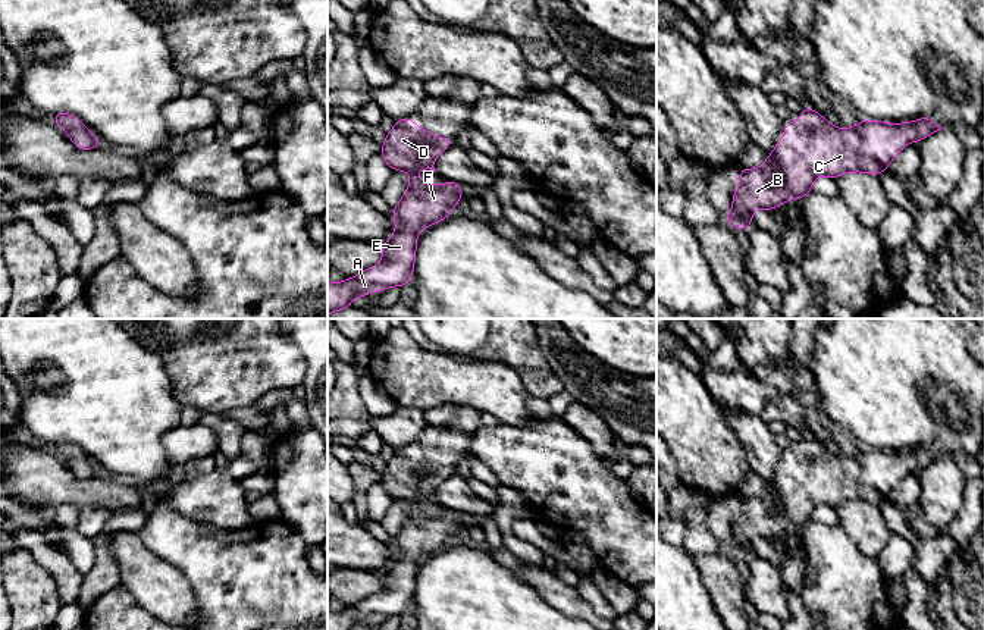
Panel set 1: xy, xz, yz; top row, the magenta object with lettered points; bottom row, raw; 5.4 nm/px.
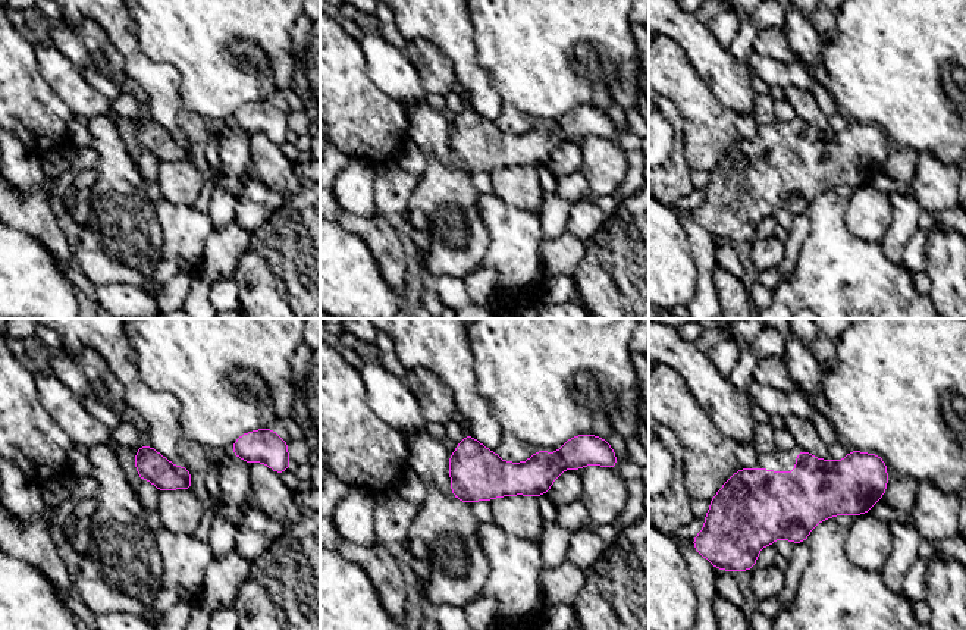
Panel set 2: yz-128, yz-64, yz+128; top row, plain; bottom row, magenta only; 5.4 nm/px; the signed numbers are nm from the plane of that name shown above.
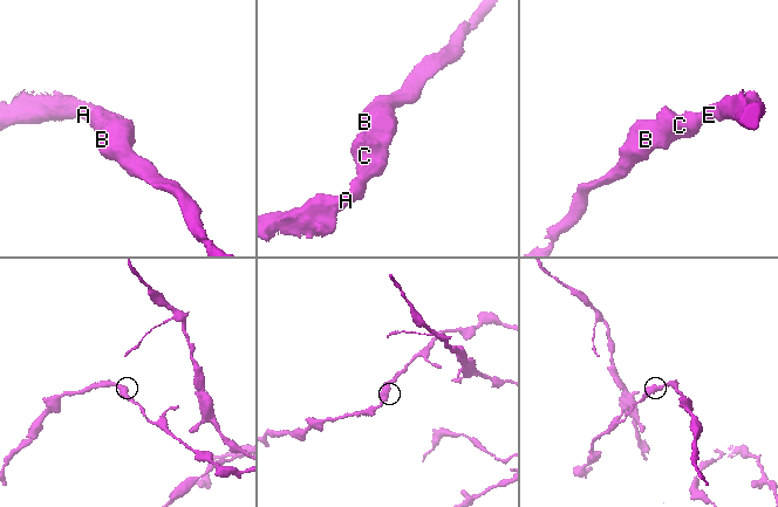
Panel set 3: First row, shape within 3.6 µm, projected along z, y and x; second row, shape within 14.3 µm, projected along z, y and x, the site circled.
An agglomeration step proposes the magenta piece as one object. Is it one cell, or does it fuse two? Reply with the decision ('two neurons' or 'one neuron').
one neuron

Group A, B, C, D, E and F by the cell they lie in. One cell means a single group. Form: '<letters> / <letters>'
A B C D E F

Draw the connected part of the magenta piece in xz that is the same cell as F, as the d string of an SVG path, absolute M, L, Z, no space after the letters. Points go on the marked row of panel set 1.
M413 117L398 119L382 144L380 157L394 172L411 175L408 191L392 210L397 229L391 239L382 242L383 260L354 278L335 283L328 280L328 316L351 307L355 297L364 297L391 286L410 283L414 270L416 236L427 226L444 220L464 192L458 182L426 185L416 176L419 169L435 170L435 159L452 144L445 137L426 134Z

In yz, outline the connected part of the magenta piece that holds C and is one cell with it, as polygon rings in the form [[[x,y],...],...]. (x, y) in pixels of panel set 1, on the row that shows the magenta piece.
[[[803,107],[799,116],[800,120],[783,126],[786,137],[777,141],[773,154],[765,156],[761,169],[739,167],[740,184],[733,194],[733,207],[723,217],[733,228],[746,229],[752,226],[752,211],[755,209],[773,210],[790,198],[805,198],[811,192],[814,179],[821,175],[831,179],[849,172],[865,172],[878,176],[883,170],[887,170],[890,162],[908,142],[918,142],[943,129],[931,122],[928,116],[900,125],[862,119],[858,126],[846,129],[833,126],[811,107]]]

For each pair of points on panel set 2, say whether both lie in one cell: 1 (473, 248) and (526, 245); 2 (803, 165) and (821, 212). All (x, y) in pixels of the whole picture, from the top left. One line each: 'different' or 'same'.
1: different
2: different

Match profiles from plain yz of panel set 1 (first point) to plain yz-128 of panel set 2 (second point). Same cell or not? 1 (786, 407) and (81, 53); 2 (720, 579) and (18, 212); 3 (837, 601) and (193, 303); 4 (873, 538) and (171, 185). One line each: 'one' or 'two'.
1: one
2: one
3: two
4: one

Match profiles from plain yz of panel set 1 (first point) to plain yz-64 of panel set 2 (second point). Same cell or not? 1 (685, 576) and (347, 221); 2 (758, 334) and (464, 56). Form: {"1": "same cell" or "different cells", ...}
{"1": "different cells", "2": "same cell"}

